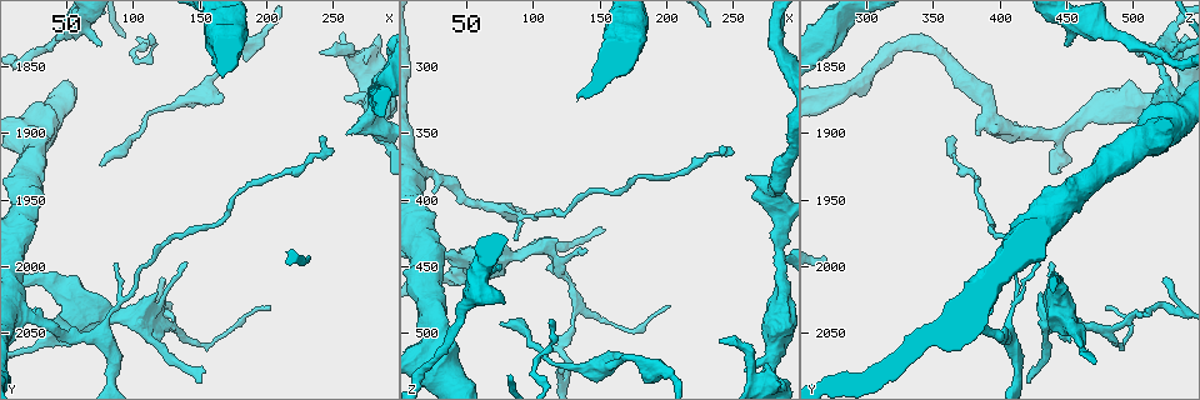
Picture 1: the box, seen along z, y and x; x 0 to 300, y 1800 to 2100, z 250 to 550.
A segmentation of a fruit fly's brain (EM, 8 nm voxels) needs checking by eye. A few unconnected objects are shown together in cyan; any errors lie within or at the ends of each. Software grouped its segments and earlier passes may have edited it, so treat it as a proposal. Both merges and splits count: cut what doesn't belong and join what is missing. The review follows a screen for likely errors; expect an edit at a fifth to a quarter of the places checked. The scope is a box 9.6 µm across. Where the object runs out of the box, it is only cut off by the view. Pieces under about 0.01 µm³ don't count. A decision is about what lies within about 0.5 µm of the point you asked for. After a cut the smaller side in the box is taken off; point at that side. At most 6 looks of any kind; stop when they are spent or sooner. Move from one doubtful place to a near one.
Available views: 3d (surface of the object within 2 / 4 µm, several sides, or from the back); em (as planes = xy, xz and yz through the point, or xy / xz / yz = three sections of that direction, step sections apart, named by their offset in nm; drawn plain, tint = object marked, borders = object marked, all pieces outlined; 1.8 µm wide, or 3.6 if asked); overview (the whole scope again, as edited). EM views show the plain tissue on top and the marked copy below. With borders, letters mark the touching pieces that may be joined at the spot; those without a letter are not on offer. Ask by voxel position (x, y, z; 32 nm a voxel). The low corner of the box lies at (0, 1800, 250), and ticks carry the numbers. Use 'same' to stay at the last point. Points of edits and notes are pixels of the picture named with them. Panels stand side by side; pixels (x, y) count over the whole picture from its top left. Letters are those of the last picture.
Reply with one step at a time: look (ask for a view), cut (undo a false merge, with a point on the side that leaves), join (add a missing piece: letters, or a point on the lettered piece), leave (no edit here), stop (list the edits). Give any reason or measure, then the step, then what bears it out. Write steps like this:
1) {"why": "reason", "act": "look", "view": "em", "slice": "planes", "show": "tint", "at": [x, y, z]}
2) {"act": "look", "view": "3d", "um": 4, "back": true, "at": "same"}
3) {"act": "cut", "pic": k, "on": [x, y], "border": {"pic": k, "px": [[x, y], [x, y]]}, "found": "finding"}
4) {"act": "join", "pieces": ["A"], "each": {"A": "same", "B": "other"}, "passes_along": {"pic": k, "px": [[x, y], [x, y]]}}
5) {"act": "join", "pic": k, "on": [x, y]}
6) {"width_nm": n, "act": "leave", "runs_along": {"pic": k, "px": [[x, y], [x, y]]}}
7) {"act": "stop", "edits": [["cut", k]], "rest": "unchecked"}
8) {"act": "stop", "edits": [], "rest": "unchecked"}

{"why": "free end", "act": "look", "view": "em", "um": 3.6, "slice": "xy", "step": 4, "show": "borders", "at": [240, 1838, 508]}

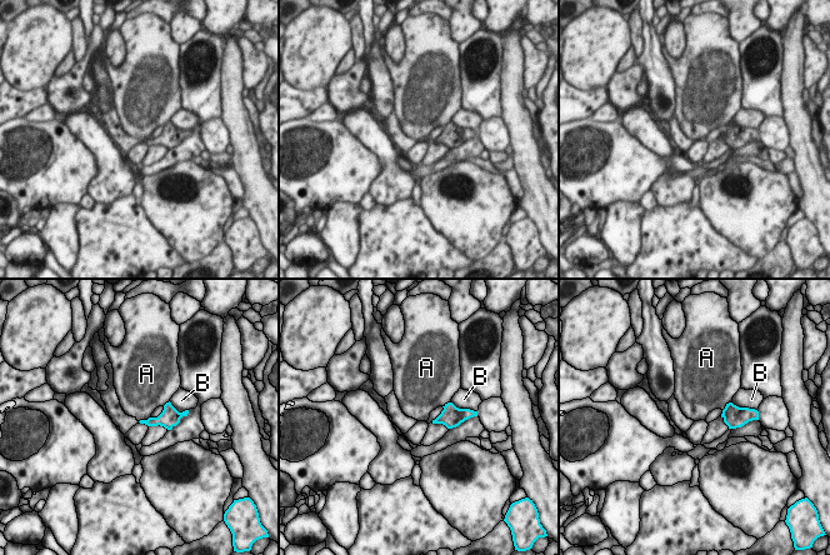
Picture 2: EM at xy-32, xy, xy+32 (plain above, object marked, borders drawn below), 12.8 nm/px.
{"act": "leave", "each": {"A": "other", "B": "other"}, "border": {"pic": 2, "px": [[150, 416], [139, 421]]}, "found": "none of them fits"}

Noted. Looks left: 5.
{"why": "tapers out", "act": "look", "view": "3d", "um": 4, "at": [76, 1926, 492]}

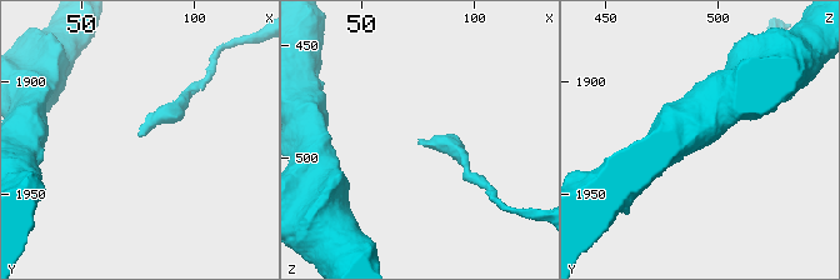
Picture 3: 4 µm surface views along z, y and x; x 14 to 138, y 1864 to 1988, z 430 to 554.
{"why": "need the tissue", "act": "look", "view": "em", "um": 3.6, "slice": "yz", "step": 8, "show": "borders", "at": [75, 1923, 493]}

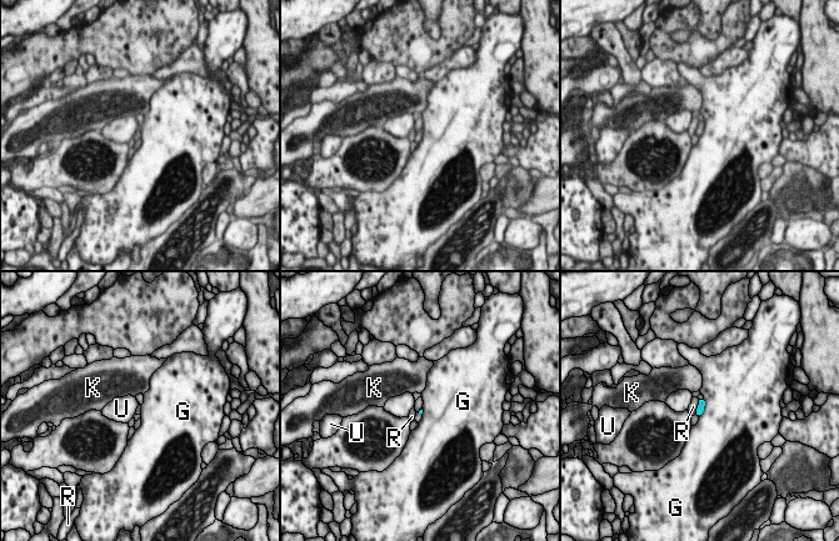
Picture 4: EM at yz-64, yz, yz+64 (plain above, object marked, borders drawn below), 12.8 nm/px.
{"why": "another direction", "act": "look", "view": "em", "um": 3.6, "slice": "planes", "show": "borders", "at": "same"}

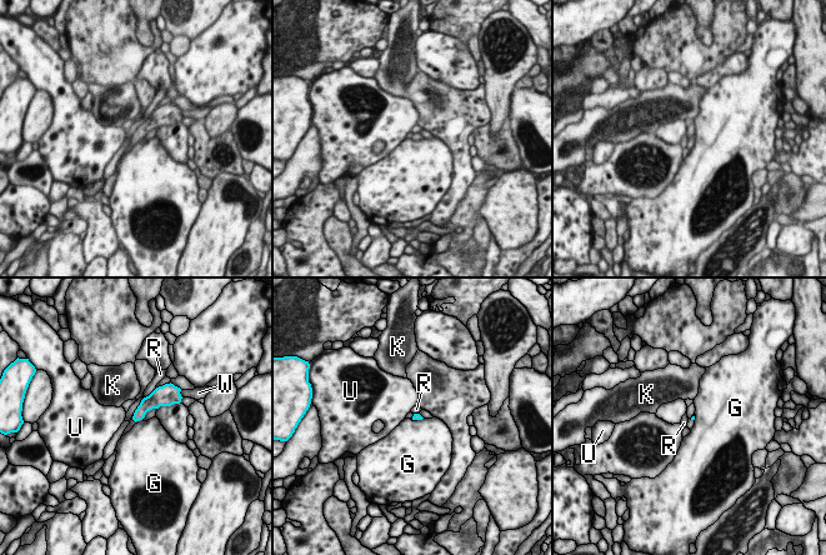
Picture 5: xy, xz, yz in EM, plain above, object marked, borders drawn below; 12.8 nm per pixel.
{"longest_contact_nm": ["R", 220], "act": "leave", "each": {"G": "other", "K": "other", "R": "other", "U": "other", "W": "other"}, "border": {"pic": 5, "px": [[422, 418], [417, 420]]}, "found": "none of them fits"}

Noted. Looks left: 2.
{"act": "look", "view": "em", "slice": "xy", "step": 4, "show": "borders", "at": [74, 1832, 448]}

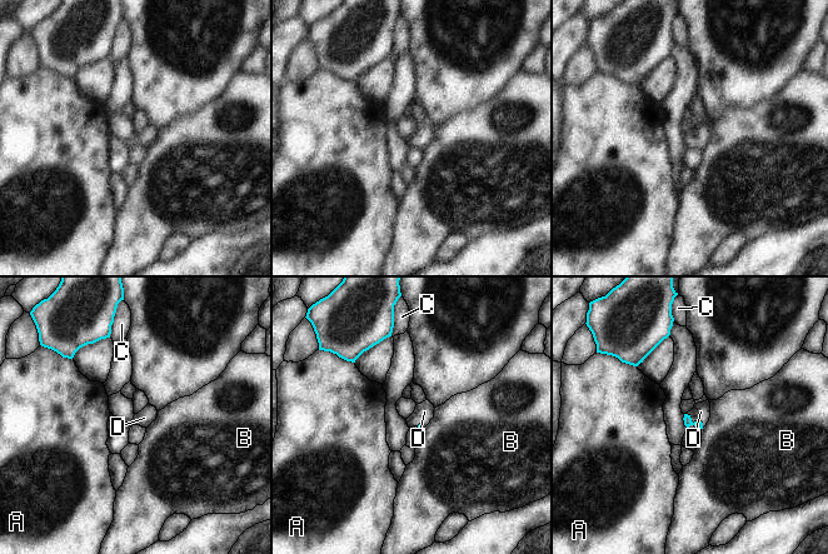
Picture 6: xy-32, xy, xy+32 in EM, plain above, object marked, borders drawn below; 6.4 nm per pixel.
{"why": "cut it another way", "act": "look", "view": "em", "slice": "planes", "show": "borders", "at": "same"}

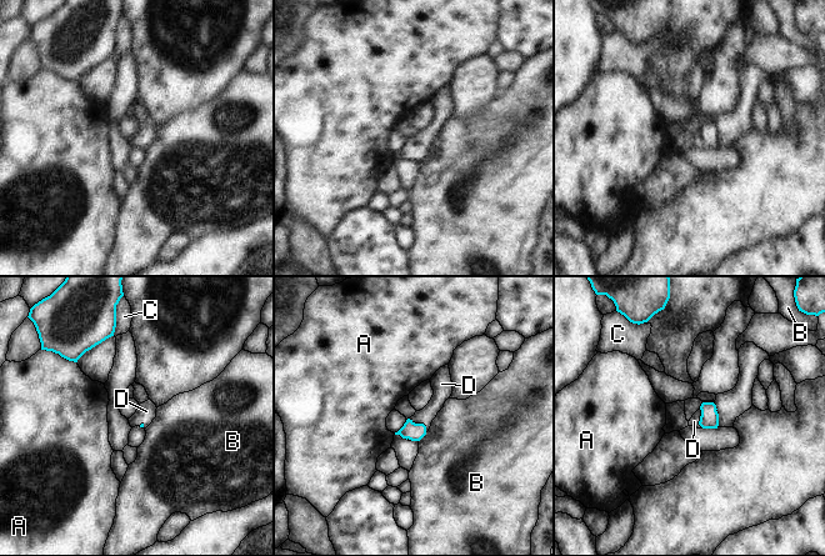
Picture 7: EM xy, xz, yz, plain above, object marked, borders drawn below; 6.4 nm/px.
{"act": "join", "pieces": ["D"], "each": {"A": "other", "B": "other", "C": "other", "D": "same"}, "passes_along": {"pic": 7, "px": [[410, 430], [420, 424], [441, 391]]}, "found": "the neuron continues"}

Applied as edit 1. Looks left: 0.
{"act": "stop", "edits": [["join", 7]], "rest": "unchecked"}

